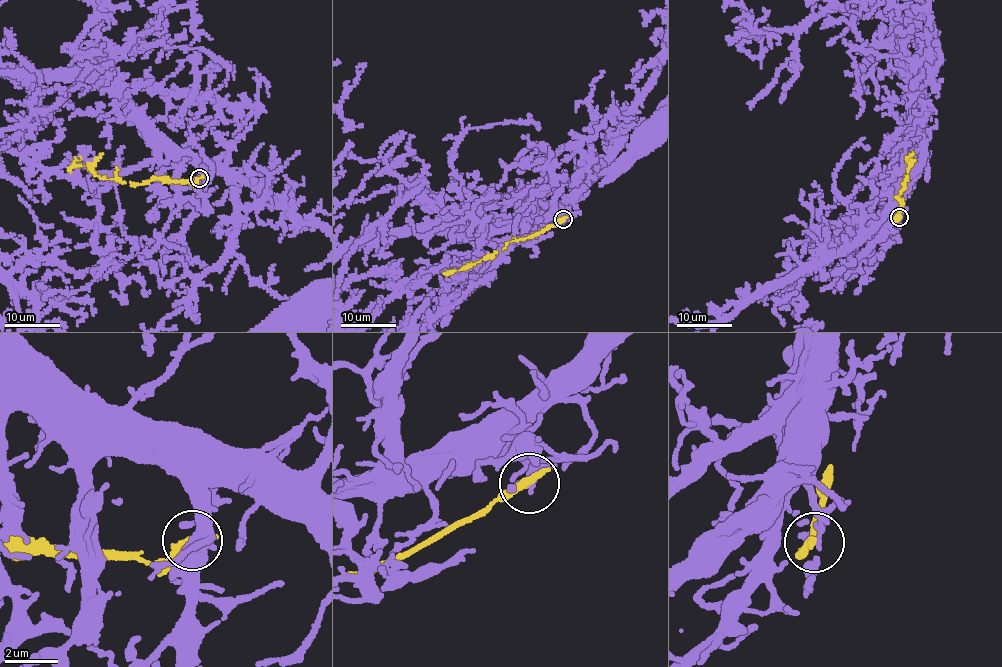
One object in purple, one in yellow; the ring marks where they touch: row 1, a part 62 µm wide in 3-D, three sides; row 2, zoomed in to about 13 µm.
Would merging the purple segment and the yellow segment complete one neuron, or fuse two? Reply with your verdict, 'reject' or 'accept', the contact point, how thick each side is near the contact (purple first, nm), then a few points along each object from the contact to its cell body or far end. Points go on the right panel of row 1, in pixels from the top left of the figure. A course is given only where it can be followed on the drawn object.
reject; place (899, 217); calibres 200 and 460 nm; course yellow (899, 217), (901, 201), (896, 198), (901, 195), (910, 165), (909, 156), (914, 154)

